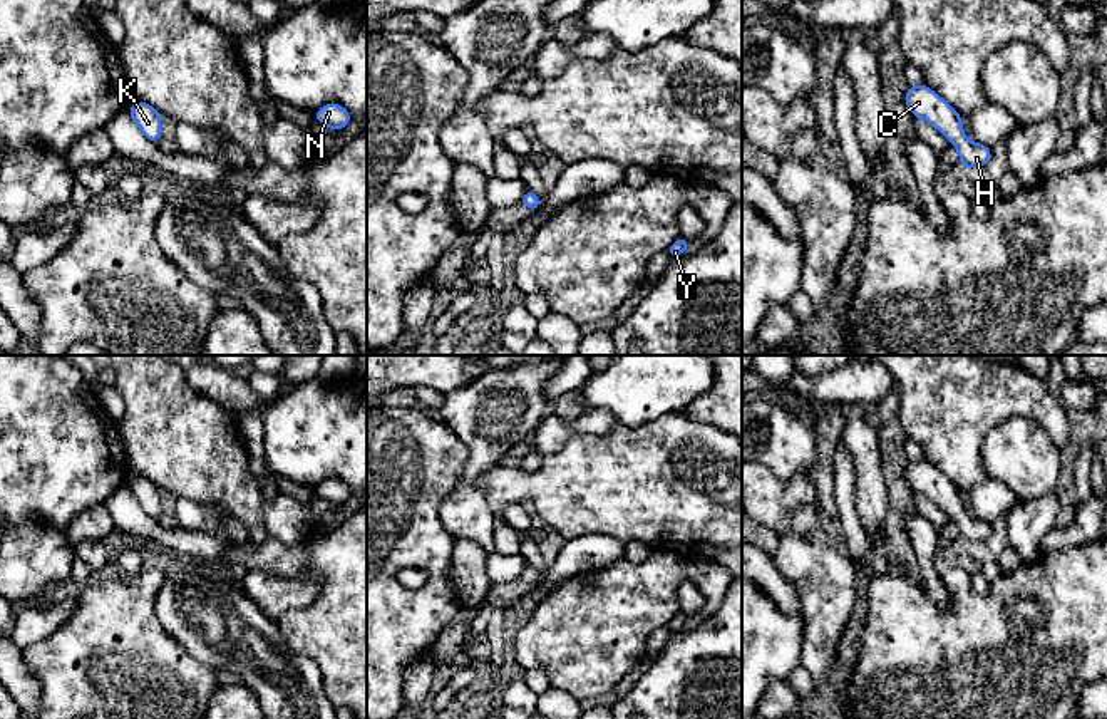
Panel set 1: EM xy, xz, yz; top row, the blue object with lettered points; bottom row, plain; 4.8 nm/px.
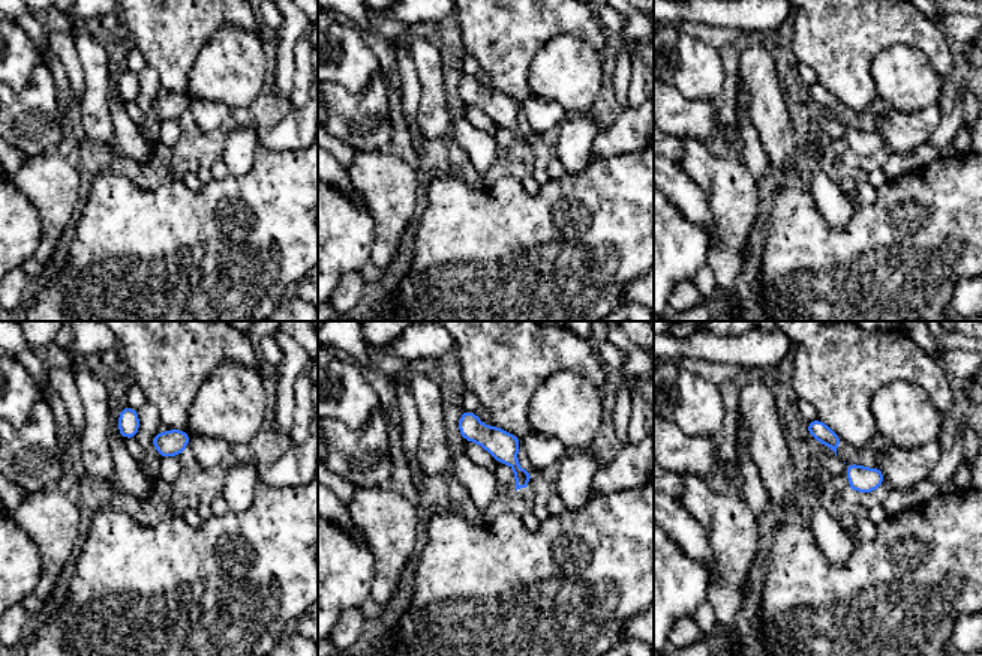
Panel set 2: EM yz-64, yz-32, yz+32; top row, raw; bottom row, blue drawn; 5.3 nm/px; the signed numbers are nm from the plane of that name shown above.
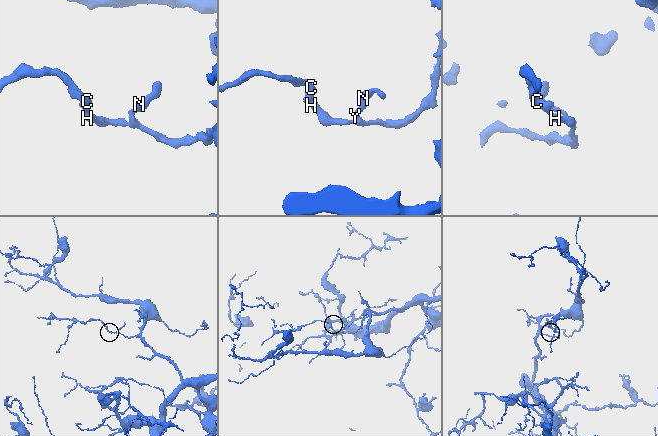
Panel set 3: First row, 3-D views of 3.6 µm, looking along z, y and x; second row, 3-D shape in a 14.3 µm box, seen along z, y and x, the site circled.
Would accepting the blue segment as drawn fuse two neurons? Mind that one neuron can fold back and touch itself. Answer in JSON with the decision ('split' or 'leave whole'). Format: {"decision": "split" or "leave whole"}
{"decision": "leave whole"}

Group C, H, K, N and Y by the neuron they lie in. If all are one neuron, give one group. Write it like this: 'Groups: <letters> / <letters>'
Groups: C H K N Y

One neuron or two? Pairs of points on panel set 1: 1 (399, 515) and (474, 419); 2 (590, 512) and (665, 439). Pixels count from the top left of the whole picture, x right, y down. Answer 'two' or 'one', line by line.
1: two
2: one

